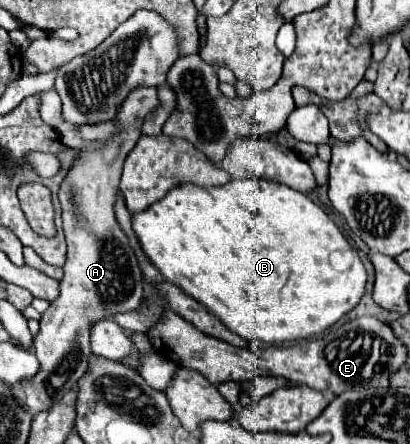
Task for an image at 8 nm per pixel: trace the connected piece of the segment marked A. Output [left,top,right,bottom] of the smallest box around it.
[20,87,160,413]

